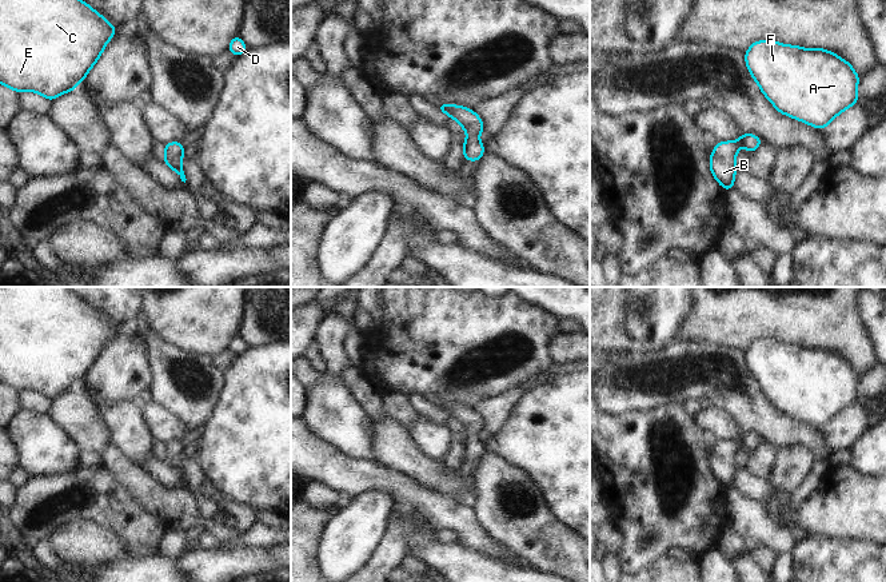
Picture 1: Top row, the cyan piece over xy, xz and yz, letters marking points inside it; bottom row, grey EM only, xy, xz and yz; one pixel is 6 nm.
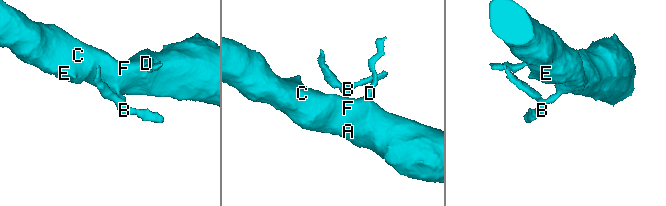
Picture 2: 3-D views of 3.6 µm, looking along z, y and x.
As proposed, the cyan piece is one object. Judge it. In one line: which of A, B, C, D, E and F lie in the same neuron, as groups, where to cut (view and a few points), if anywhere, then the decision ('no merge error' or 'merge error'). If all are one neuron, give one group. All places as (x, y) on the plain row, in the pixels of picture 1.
groups A B C D E F; cut none; no merge error

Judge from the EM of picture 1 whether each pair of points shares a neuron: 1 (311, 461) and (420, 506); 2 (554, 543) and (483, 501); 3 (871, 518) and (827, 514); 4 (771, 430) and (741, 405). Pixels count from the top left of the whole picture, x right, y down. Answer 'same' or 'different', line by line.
1: same
2: same
3: same
4: same

